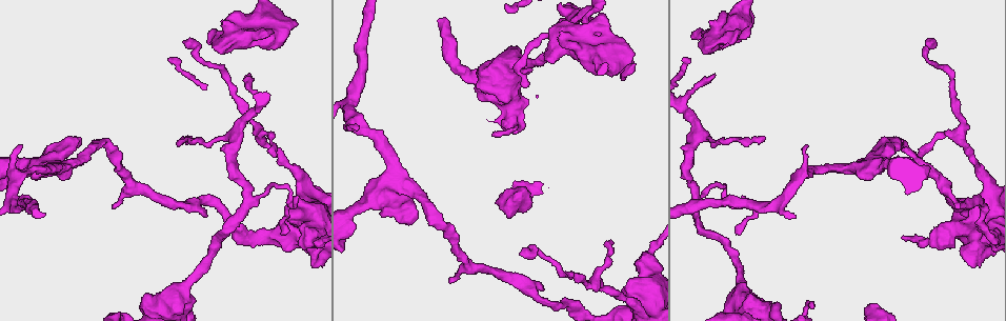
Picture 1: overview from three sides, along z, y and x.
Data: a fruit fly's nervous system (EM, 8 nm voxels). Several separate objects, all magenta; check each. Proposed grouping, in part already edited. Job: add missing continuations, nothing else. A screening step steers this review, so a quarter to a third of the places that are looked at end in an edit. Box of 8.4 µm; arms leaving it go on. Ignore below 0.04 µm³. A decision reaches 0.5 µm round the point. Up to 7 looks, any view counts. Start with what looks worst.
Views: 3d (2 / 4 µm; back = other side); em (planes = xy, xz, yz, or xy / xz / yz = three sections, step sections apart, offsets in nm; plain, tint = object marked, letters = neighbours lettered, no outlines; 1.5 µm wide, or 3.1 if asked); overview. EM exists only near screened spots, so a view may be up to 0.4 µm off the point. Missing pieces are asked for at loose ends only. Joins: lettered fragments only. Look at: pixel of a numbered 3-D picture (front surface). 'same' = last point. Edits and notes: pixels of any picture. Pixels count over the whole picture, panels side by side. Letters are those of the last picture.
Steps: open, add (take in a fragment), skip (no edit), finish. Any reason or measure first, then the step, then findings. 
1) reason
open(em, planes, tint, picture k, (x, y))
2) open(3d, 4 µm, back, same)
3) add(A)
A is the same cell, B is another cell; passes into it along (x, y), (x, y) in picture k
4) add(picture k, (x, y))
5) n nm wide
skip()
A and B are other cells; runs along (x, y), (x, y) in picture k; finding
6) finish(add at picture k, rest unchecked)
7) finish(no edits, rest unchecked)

stops while still wide
open(em, xz, step 8, tint, picture 1, (752, 297))

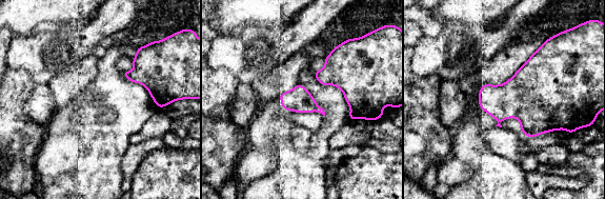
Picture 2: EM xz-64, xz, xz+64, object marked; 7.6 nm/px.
open(em, planes, letters, same)

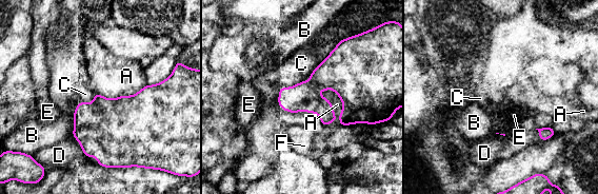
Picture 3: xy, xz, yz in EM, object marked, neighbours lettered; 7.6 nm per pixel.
240 nm wide
skip()
A, B, C, D, E and F are other cells; border along (330, 88), (326, 125) in picture 3; none of them fits

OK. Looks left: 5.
thin end
open(em, xy, step 4, letters, picture 1, (805, 146))

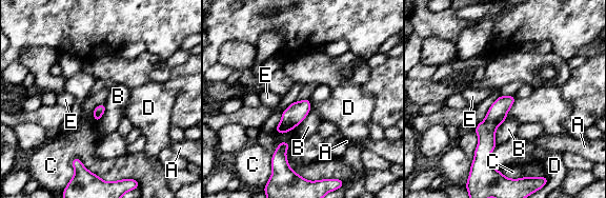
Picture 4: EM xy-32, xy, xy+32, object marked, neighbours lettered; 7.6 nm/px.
open(em, planes, letters, same)

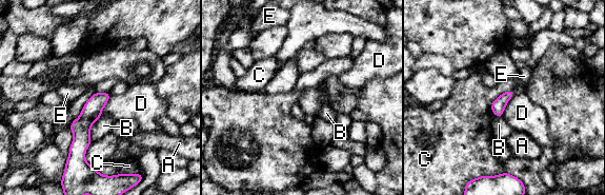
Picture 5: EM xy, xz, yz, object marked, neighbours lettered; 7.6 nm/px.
skip()
A, B, C, D and E are other cells; no lettered fragment goes on from it

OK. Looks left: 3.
tapers out
open(3d, 2 µm, picture 1, (248, 77))

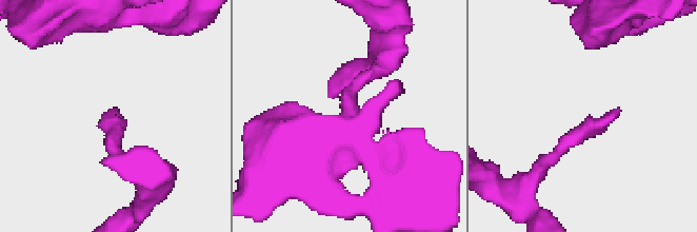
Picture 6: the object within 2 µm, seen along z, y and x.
need the tissue
open(em, yz, step 4, letters, picture 6, (108, 111))

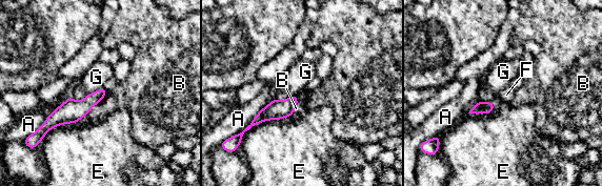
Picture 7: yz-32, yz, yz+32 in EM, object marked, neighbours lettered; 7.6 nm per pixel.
open(em, planes, letters, same)

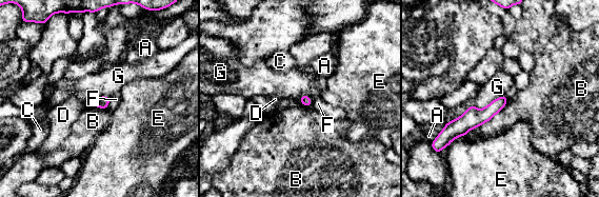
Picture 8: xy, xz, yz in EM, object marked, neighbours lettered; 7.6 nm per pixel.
skip()
A, B, C, D, E, F and G are other cells; border along (504, 95), (481, 109), (471, 104) in picture 8; no lettered fragment goes on from it

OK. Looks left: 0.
finish(no edits, rest unchecked)

